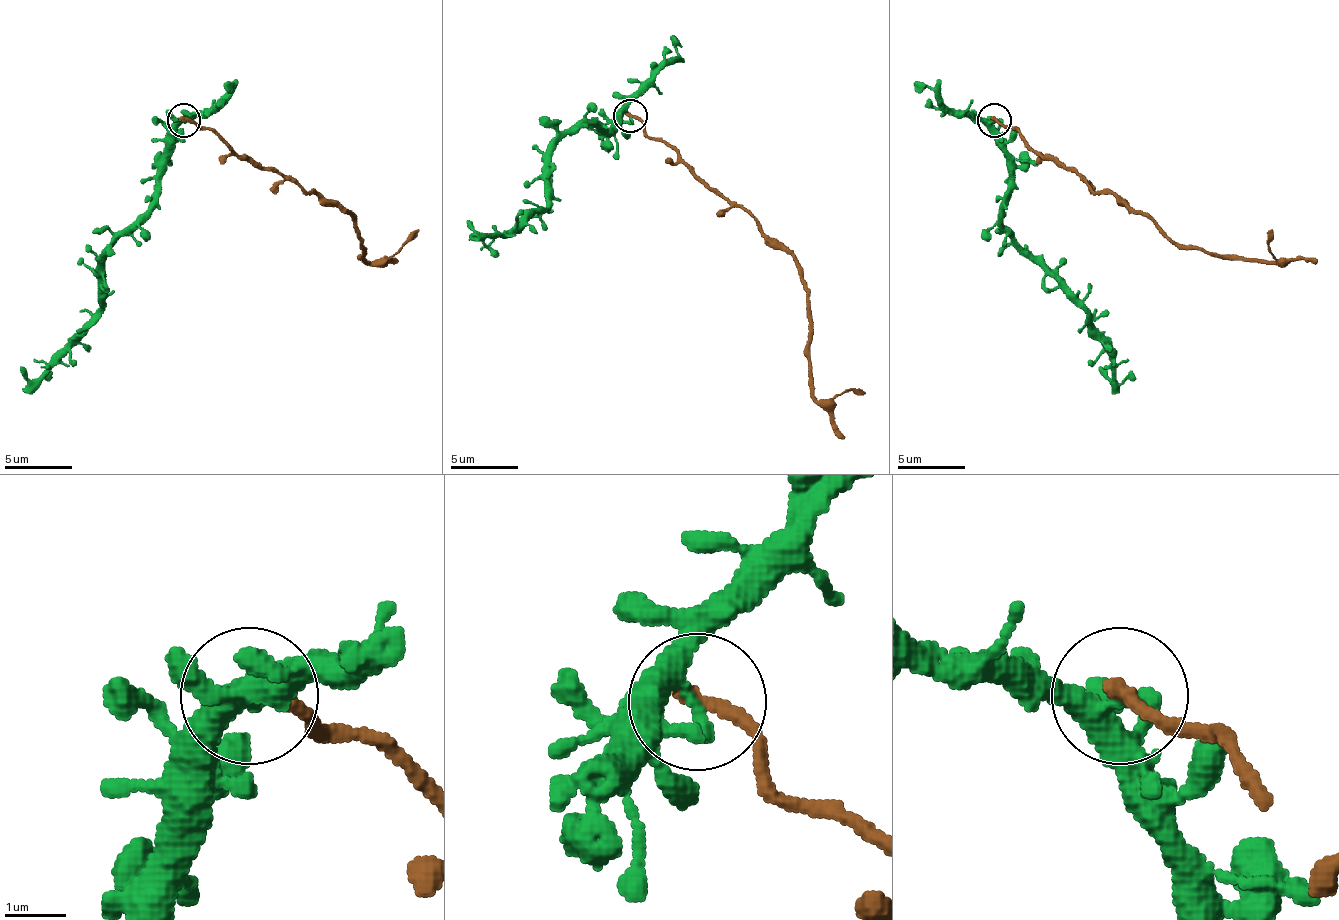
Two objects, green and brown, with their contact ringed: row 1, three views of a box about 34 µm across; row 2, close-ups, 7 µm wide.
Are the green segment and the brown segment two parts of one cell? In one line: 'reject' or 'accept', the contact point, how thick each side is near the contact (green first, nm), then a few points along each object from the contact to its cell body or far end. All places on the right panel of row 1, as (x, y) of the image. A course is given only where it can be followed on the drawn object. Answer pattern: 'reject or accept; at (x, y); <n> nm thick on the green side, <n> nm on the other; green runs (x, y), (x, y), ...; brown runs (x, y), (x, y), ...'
reject; at (994, 120); 320 nm thick on the green side, 300 nm on the other; green runs (995, 119), (995, 142), (1008, 166), (1002, 226), (1079, 307), (1119, 384), (1136, 378); brown runs (995, 119), (1042, 156), (1069, 166), (1096, 193), (1123, 200), (1186, 247), (1277, 263), (1267, 243), (1270, 230)

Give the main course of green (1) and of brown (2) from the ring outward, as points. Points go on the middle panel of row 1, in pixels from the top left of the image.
1: (629, 116), (622, 116), (609, 130), (579, 123), (552, 153), (548, 200), (521, 224), (484, 241), (498, 258)
2: (629, 116), (649, 137), (659, 137), (794, 258), (811, 308), (811, 379), (817, 399), (851, 389), (864, 392)

